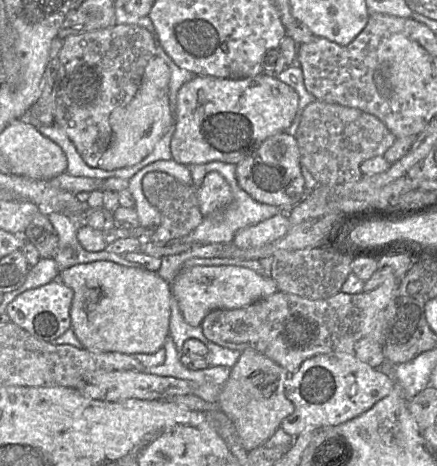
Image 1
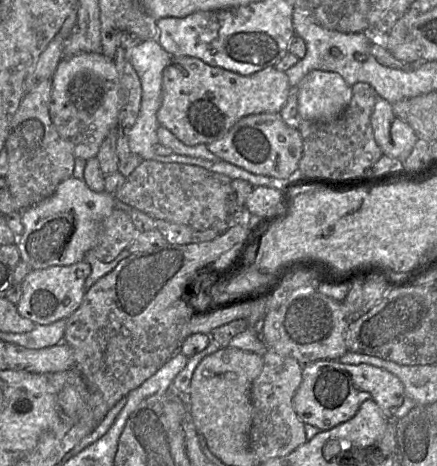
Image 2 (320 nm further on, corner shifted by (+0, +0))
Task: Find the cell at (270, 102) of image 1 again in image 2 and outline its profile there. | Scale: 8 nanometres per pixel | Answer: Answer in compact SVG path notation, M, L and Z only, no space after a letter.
M190 56L172 57L162 74L162 100L157 112L161 126L166 127L180 141L189 146L208 144L222 138L241 118L262 113L280 113L290 90L288 76L274 66L250 75L242 75L224 68L206 64Z

